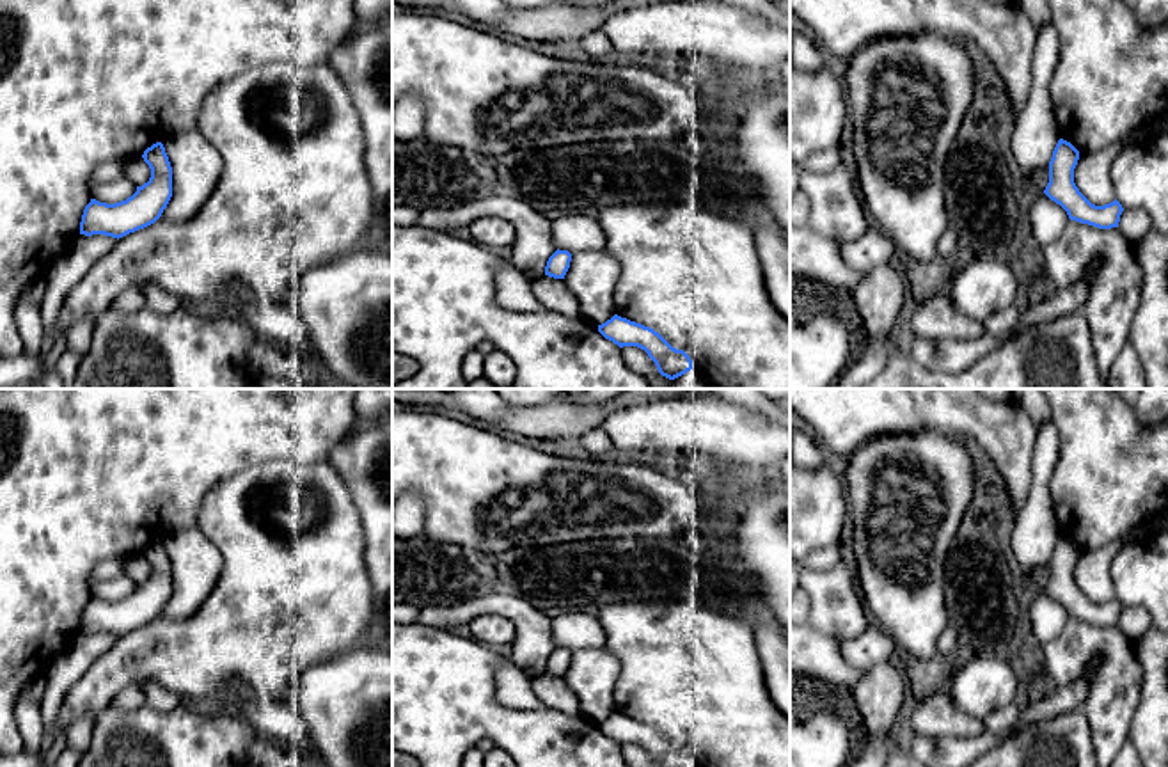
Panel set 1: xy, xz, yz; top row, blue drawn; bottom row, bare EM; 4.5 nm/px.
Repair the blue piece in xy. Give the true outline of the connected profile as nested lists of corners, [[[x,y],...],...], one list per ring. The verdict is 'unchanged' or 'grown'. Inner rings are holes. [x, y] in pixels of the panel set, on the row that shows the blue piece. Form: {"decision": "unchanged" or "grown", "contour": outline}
{"decision": "unchanged", "contour": [[[162,142],[153,144],[142,154],[151,169],[151,178],[126,201],[107,204],[96,199],[85,206],[80,234],[105,234],[122,238],[154,224],[172,197],[172,167]]]}

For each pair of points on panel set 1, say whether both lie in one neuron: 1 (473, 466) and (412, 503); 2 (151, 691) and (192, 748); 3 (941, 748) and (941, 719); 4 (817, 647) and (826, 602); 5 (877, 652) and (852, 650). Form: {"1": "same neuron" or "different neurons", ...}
{"1": "different neurons", "2": "different neurons", "3": "different neurons", "4": "different neurons", "5": "same neuron"}

